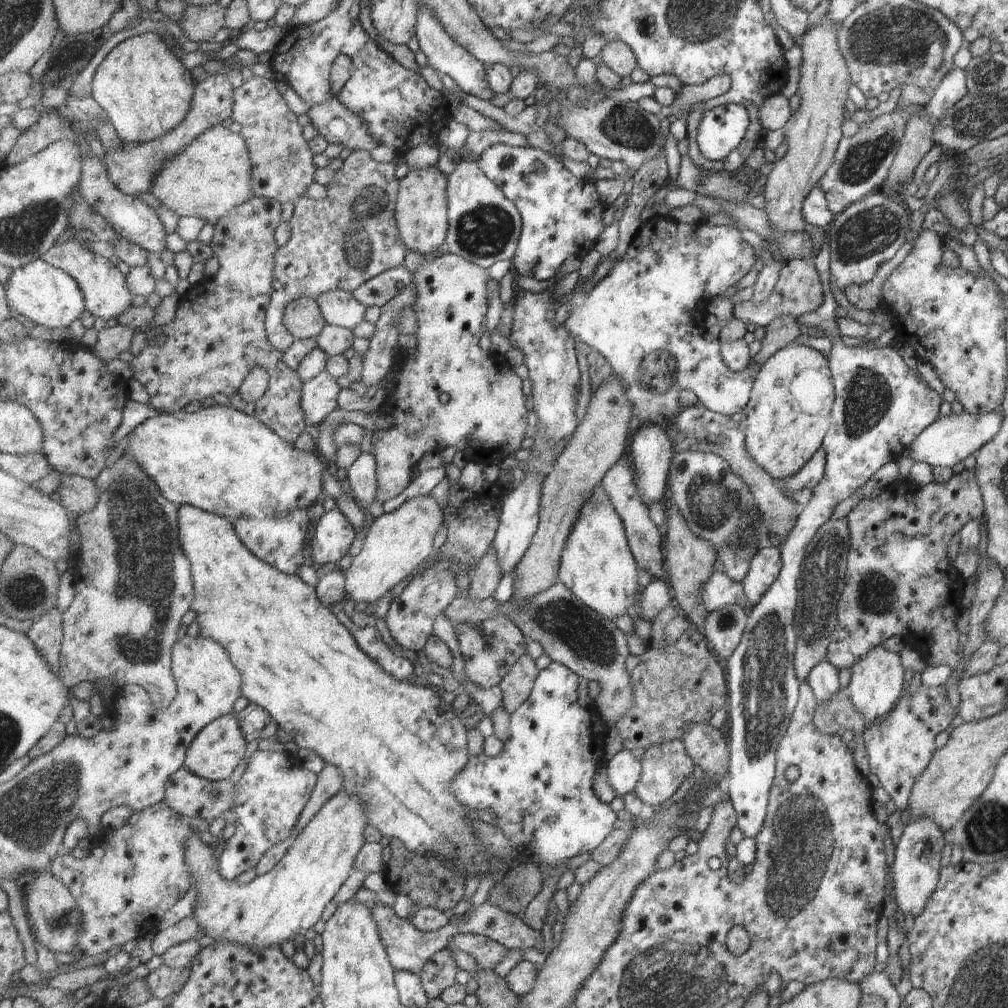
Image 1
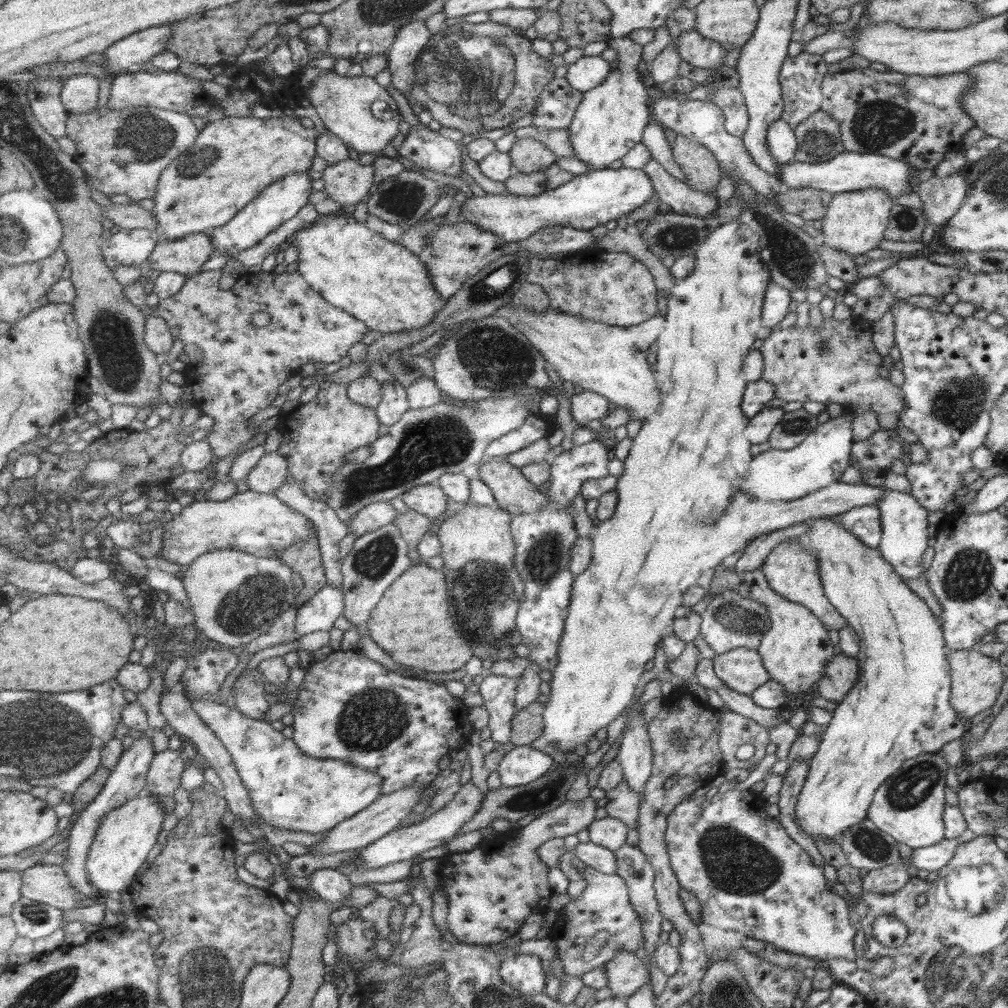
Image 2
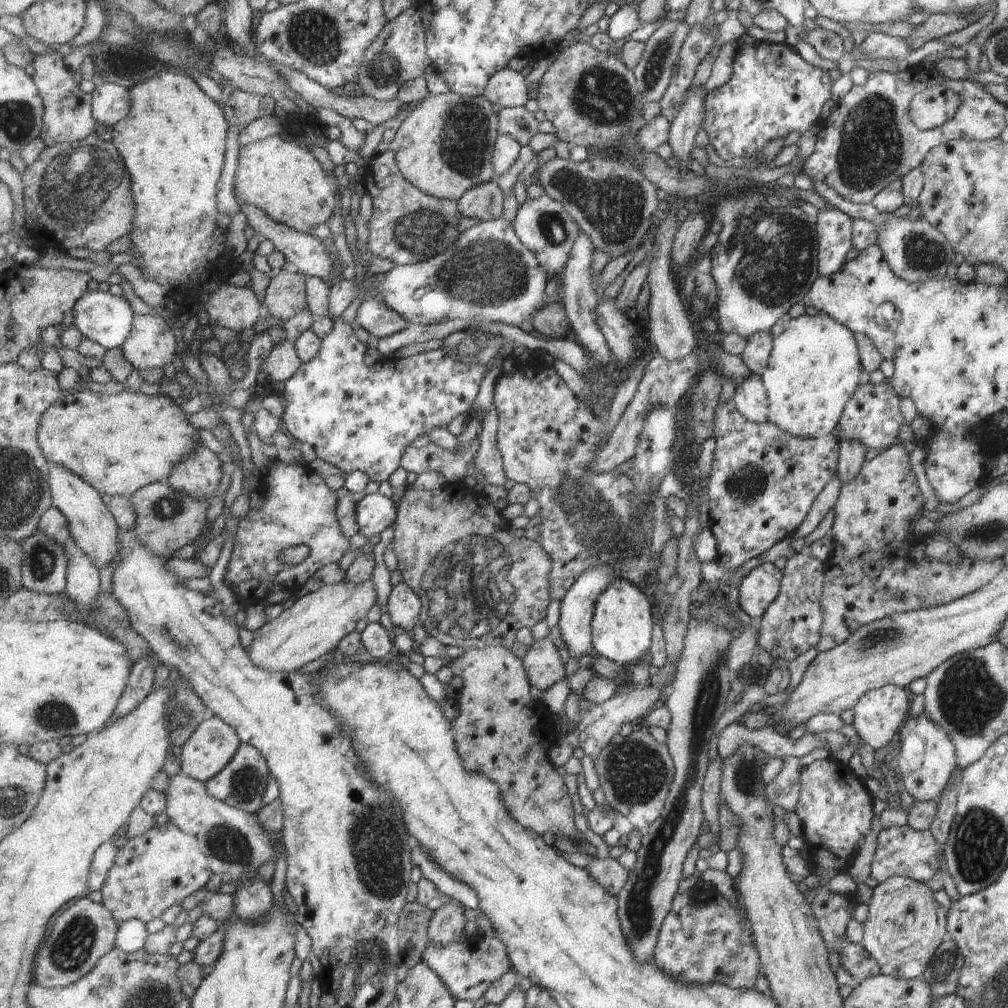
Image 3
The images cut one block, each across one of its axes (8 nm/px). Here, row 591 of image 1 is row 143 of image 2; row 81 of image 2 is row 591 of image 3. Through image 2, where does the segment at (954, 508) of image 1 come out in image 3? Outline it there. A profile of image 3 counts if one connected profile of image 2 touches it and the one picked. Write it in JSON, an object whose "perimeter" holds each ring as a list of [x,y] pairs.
{"perimeter":[[[898,444],[883,450],[881,454],[876,454],[874,458],[867,459],[861,465],[861,470],[859,474],[853,478],[853,482],[849,484],[840,484],[839,494],[837,494],[837,502],[833,506],[834,518],[832,526],[829,530],[831,538],[833,540],[832,551],[829,554],[829,557],[823,563],[824,565],[824,582],[821,590],[821,596],[819,596],[819,606],[821,607],[821,616],[823,622],[821,623],[821,628],[819,632],[819,640],[814,646],[817,652],[828,651],[830,648],[841,644],[842,641],[847,640],[857,628],[861,628],[864,624],[869,624],[874,620],[879,620],[880,618],[885,618],[886,616],[891,616],[895,613],[902,613],[905,611],[912,610],[921,610],[922,608],[931,608],[934,606],[939,606],[940,604],[945,604],[963,596],[964,594],[973,592],[981,586],[985,586],[987,582],[993,580],[999,571],[1004,567],[1002,558],[995,558],[995,560],[989,560],[989,562],[983,562],[979,558],[967,558],[961,554],[961,561],[956,564],[947,564],[947,562],[935,560],[925,555],[921,560],[911,560],[909,556],[909,549],[915,543],[915,538],[909,534],[907,526],[909,522],[913,520],[913,516],[923,509],[923,502],[921,502],[921,494],[919,488],[917,488],[916,479],[911,471],[909,461],[907,458],[908,452],[905,452],[905,449]]]}

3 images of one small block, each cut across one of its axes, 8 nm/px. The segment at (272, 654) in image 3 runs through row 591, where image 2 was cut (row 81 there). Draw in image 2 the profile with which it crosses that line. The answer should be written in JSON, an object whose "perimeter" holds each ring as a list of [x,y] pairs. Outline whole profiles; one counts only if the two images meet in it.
{"perimeter":[[[332,71],[321,76],[317,82],[313,80],[313,86],[305,90],[324,126],[359,154],[375,154],[379,157],[387,144],[391,144],[393,138],[401,134],[403,114],[399,104],[387,92],[387,87],[377,84],[374,77],[364,74],[349,78]]]}

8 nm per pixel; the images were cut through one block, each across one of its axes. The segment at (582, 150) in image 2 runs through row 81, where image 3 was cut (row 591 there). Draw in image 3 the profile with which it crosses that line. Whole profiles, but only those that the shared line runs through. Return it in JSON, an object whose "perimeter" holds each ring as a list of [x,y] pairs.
{"perimeter":[[[626,579],[611,582],[596,602],[592,640],[595,653],[625,665],[626,668],[639,662],[641,658],[648,659],[655,614],[655,609],[651,607],[647,596],[641,592],[637,584]]]}

